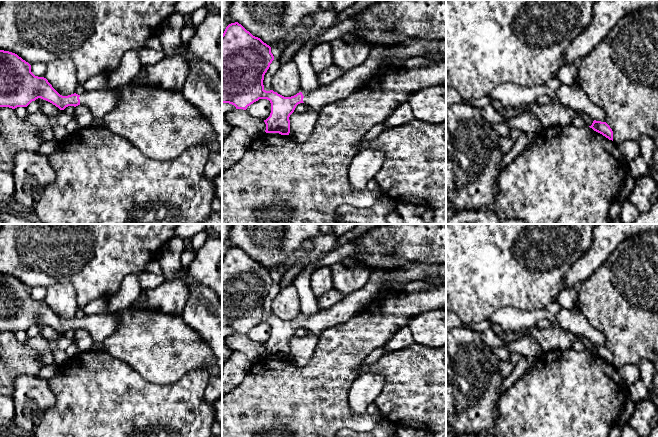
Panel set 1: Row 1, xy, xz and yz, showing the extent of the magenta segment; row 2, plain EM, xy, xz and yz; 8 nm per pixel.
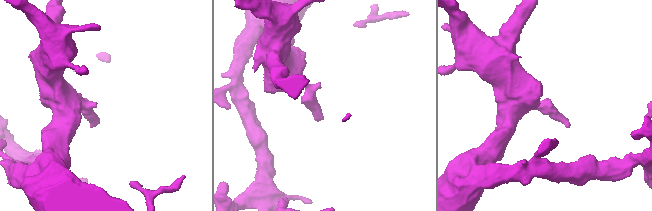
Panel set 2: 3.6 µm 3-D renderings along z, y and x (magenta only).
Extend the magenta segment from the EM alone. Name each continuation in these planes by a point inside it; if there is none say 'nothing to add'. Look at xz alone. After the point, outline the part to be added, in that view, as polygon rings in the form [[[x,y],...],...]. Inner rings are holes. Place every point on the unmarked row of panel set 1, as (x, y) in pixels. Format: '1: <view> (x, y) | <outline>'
1: xz (355, 302) | [[[410,265],[395,270],[371,271],[369,280],[361,289],[345,296],[330,308],[320,309],[312,316],[302,316],[303,326],[320,336],[328,328],[349,320],[366,308],[381,293],[383,284],[409,283],[429,277],[446,278],[446,265]]]

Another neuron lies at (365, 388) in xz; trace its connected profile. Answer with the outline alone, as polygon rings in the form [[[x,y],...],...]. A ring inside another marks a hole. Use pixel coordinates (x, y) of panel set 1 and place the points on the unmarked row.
[[[379,372],[363,373],[356,377],[349,389],[349,405],[355,415],[365,415],[367,407],[374,402],[385,383]]]

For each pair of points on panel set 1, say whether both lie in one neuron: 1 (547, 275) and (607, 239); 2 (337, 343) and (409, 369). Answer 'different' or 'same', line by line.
1: different
2: different

